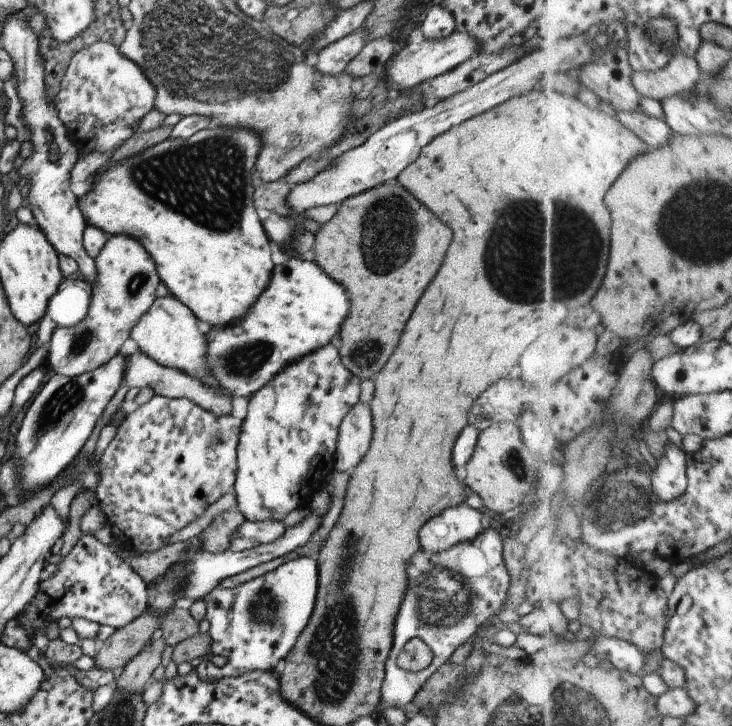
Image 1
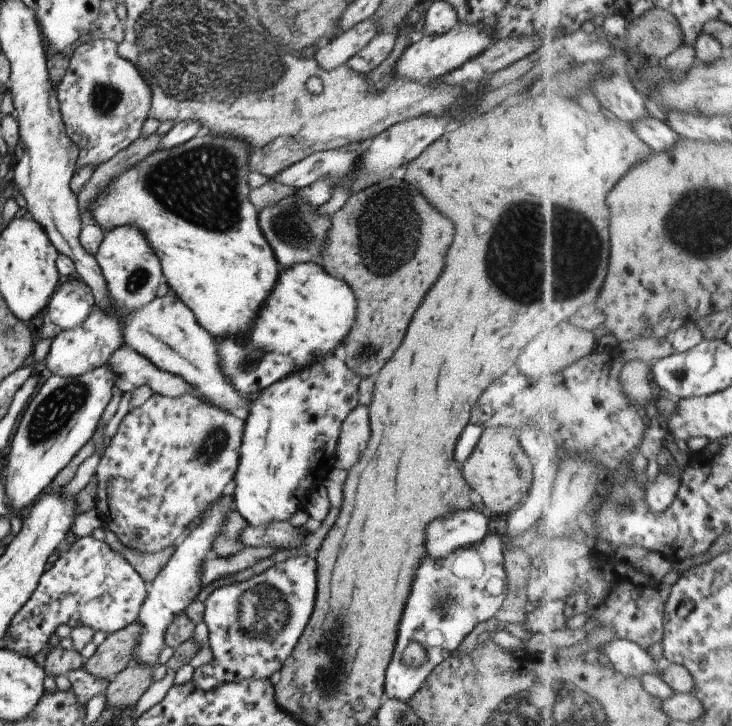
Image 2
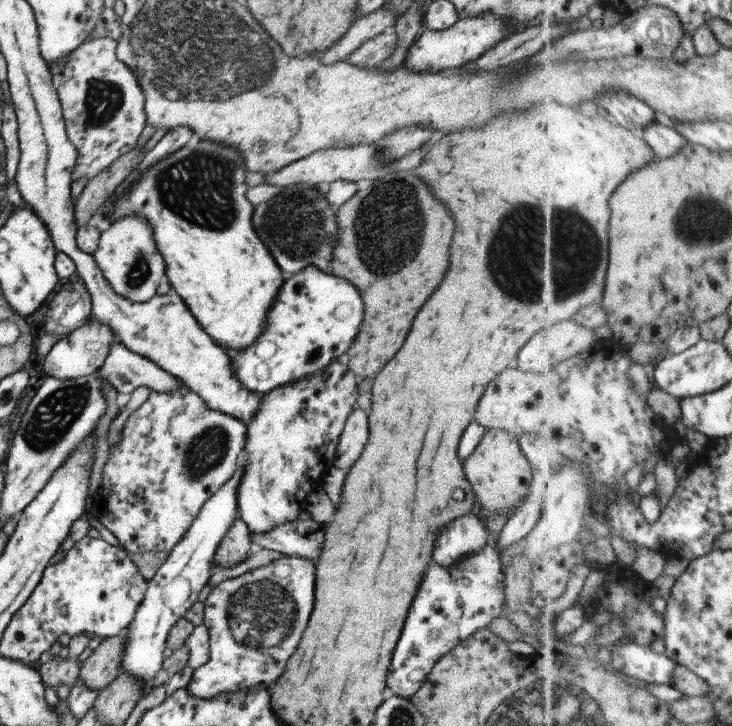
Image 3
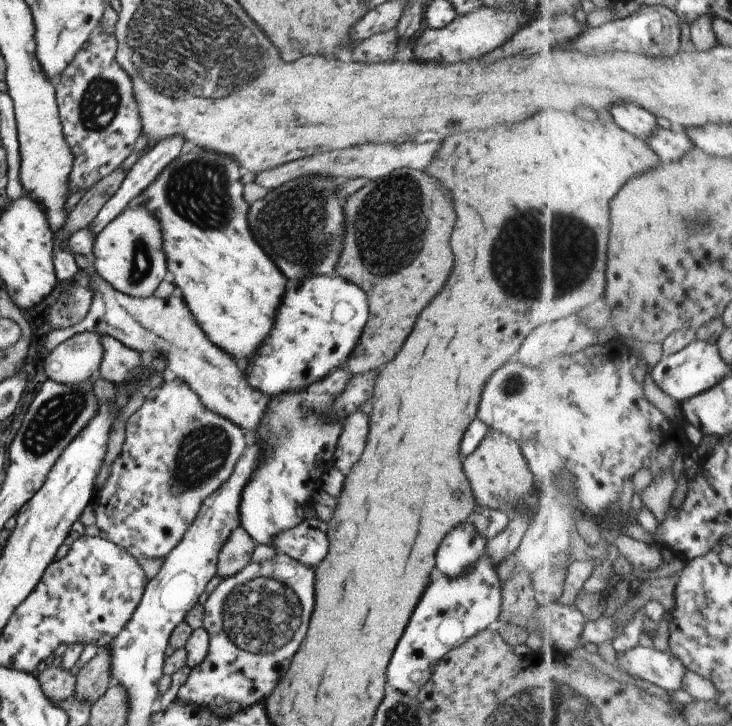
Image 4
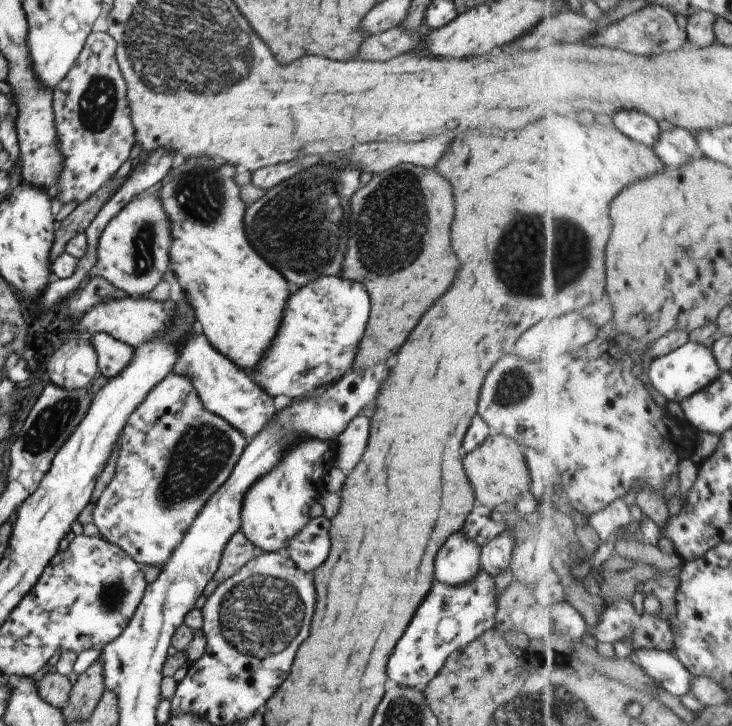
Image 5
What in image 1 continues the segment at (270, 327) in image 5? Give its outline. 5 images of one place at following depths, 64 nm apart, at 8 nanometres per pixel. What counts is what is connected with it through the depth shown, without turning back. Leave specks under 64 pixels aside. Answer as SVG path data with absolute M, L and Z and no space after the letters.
M210 124L188 138L168 137L162 142L146 147L142 152L124 157L121 161L110 165L103 173L94 177L90 188L78 198L77 203L88 227L102 230L112 237L118 235L133 237L143 245L154 259L161 281L166 284L167 289L174 297L195 314L201 325L204 327L229 325L238 320L256 302L260 293L267 287L274 268L270 253L270 240L258 217L259 213L254 209L254 200L252 199L255 190L252 180L257 175L255 164L262 146L261 136L255 130Z

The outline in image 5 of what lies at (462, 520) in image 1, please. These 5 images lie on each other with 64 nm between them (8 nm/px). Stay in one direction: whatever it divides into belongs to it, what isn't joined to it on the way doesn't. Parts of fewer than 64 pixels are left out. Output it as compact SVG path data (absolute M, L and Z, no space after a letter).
M454 532L444 546L440 548L438 556L436 556L436 581L448 586L462 586L466 582L470 582L481 570L480 564L481 548L478 544L474 544L474 540L466 538L464 532Z

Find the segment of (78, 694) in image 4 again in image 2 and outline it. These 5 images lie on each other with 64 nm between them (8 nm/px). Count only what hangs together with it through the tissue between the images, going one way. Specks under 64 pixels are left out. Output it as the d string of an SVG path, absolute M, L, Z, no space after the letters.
M135 621L126 628L109 634L96 648L94 656L85 662L84 670L96 679L111 680L132 663L140 632L142 626Z

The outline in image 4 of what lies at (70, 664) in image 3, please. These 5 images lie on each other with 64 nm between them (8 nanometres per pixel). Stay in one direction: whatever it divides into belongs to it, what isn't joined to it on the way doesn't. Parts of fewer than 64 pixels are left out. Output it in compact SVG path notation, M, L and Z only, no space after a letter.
M58 661L52 666L42 666L37 673L40 688L50 702L59 704L74 693L77 678L68 670L61 668Z

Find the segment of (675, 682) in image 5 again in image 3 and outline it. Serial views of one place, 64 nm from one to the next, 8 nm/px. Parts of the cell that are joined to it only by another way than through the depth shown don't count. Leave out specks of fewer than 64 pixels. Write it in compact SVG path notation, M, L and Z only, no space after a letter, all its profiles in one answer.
M630 641L628 644L614 645L615 669L634 679L674 687L672 680L676 676L678 665L667 653L655 652L648 644Z

